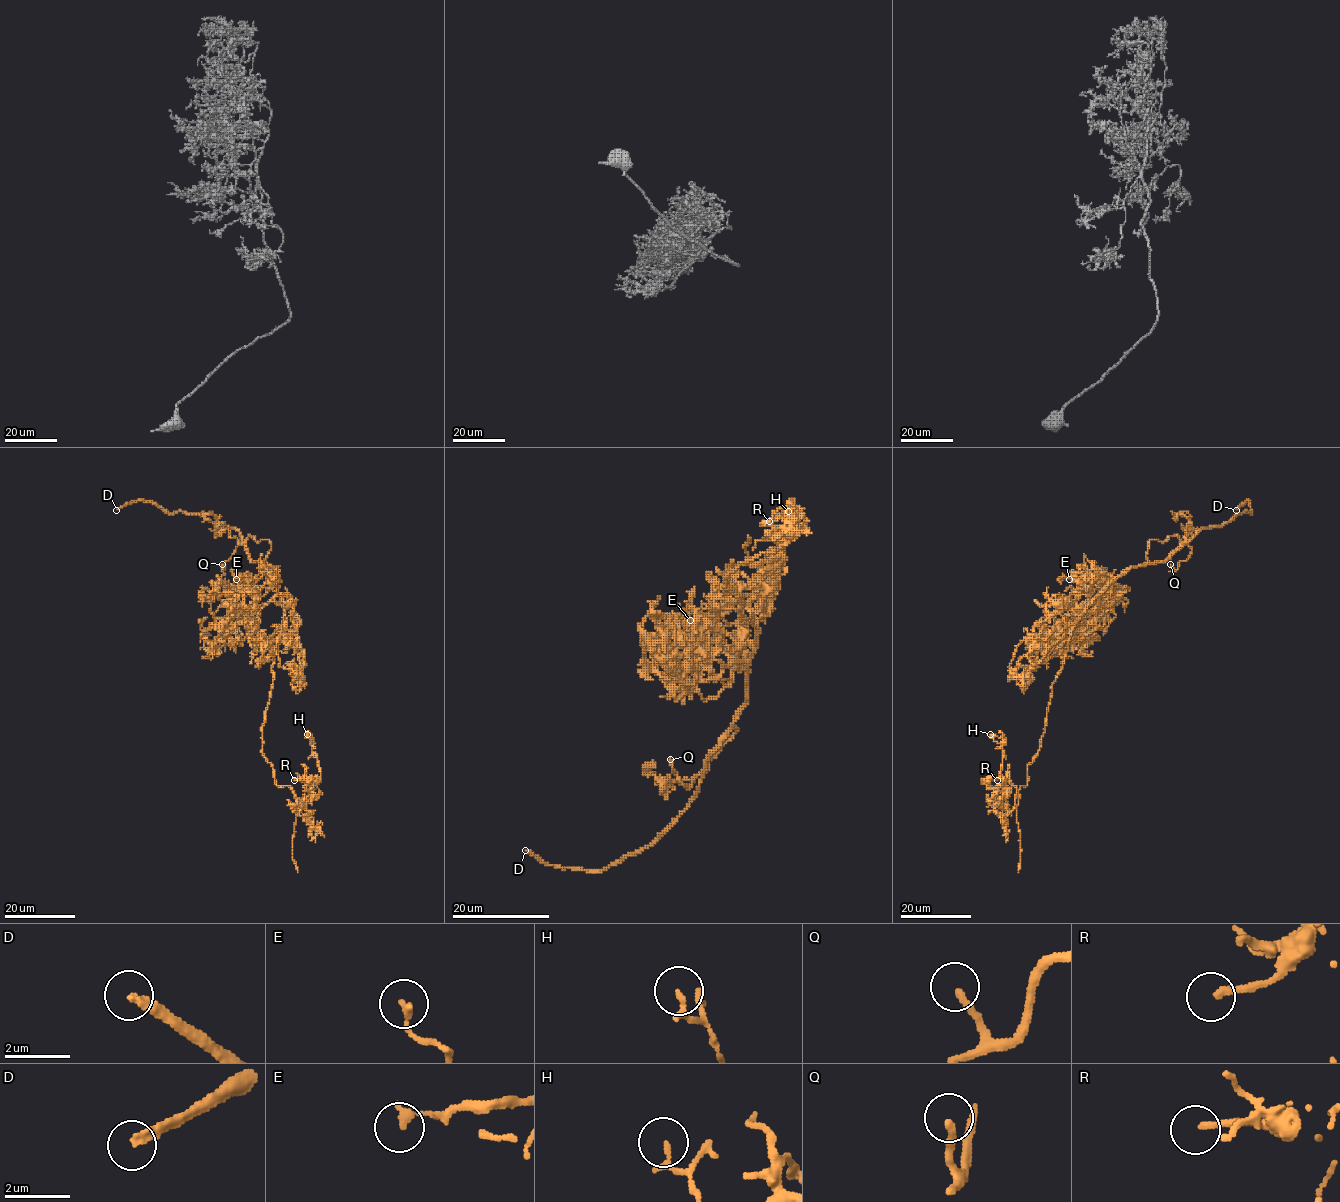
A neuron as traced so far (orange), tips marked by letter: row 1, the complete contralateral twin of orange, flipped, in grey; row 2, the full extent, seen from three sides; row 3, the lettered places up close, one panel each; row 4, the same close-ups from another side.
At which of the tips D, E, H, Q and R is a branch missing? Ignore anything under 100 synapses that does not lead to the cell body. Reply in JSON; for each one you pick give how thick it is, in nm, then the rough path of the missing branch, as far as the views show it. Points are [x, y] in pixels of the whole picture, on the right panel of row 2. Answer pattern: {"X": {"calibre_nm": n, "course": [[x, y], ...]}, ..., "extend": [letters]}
{"D": {"calibre_nm": 280, "course": [[1236, 510], [1223, 511], [1182, 467], [1159, 457]]}, "Q": {"calibre_nm": 220, "course": [[1170, 564], [1176, 557], [1176, 549], [1171, 545], [1174, 558], [1169, 558], [1169, 563], [1176, 576], [1168, 589]]}, "extend": ["D", "Q"]}

